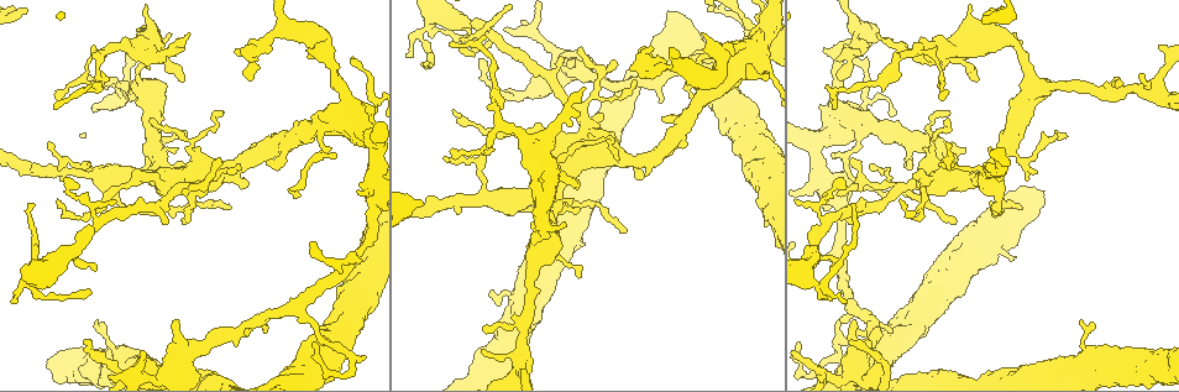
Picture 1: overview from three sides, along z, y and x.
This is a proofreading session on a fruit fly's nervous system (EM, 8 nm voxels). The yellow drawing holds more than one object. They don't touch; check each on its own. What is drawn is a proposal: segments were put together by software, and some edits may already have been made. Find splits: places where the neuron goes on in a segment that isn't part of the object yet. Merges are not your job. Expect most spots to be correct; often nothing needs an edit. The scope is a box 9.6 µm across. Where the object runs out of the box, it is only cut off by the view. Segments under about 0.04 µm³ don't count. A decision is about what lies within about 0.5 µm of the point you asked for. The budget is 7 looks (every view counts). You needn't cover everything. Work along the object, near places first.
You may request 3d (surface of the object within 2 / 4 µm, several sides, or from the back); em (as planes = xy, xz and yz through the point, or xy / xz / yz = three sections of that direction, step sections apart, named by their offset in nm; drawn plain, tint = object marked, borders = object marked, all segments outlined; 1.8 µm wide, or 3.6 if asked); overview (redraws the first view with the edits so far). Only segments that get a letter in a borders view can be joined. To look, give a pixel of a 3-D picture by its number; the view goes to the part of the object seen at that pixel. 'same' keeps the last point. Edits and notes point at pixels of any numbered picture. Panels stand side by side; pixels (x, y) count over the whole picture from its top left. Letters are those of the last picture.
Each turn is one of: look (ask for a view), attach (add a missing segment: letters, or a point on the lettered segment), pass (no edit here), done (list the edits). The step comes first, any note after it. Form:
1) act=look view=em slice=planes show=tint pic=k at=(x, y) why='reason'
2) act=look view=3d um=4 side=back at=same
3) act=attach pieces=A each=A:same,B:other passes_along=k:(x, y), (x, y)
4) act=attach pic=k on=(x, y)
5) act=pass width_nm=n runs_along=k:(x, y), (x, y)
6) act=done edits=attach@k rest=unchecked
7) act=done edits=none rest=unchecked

act=look view=em um=3.6 slice=planes show=borders pic=1 at=(575, 64) why='an open end'

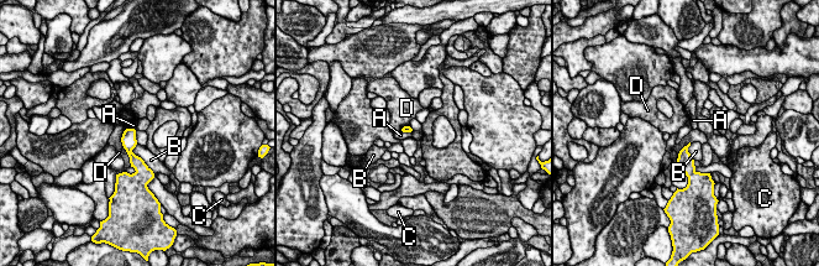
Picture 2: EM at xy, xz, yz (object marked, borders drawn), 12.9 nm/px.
act=pass each=A:other,B:other,C:other,D:other border=2:(402, 130), (411, 131) found='no lettered segment goes on from it'

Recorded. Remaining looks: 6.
act=look view=3d um=4 pic=1 at=(839, 108) why='calibre changes'

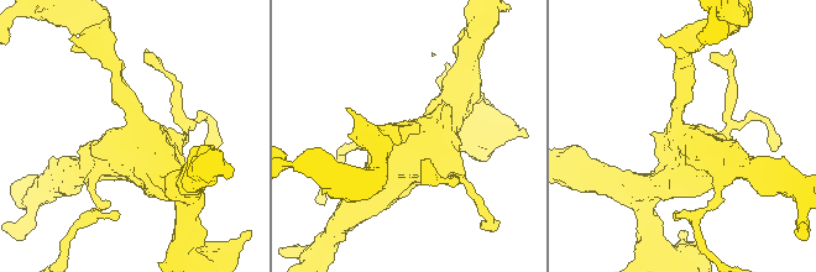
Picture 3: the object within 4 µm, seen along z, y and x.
act=look view=em um=3.6 slice=planes show=borders pic=3 at=(138, 135) why='now the EM'

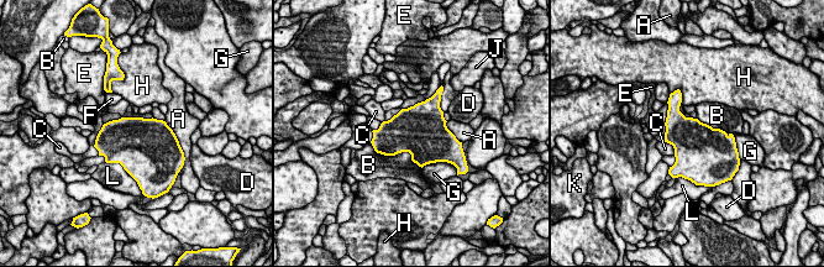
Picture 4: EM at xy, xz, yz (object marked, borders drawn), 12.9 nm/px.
act=pass width_nm=550 each=A:other,B:other,C:other,D:other,E:other,F:other,G:other,H:other,J:other,K:other,L:other found='none of them fits'

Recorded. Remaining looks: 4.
act=look view=em slice=planes show=borders pic=1 at=(189, 36) why='branch stops here'

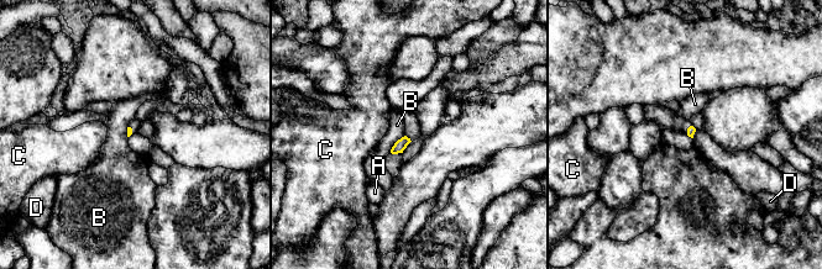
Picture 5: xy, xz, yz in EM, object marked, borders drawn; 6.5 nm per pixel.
act=pass each=A:other,B:other,C:other,D:other border=5:(404, 135), (394, 143), (389, 152) found='no lettered segment goes on from it'

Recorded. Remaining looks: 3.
act=done edits=none rest=unchecked

